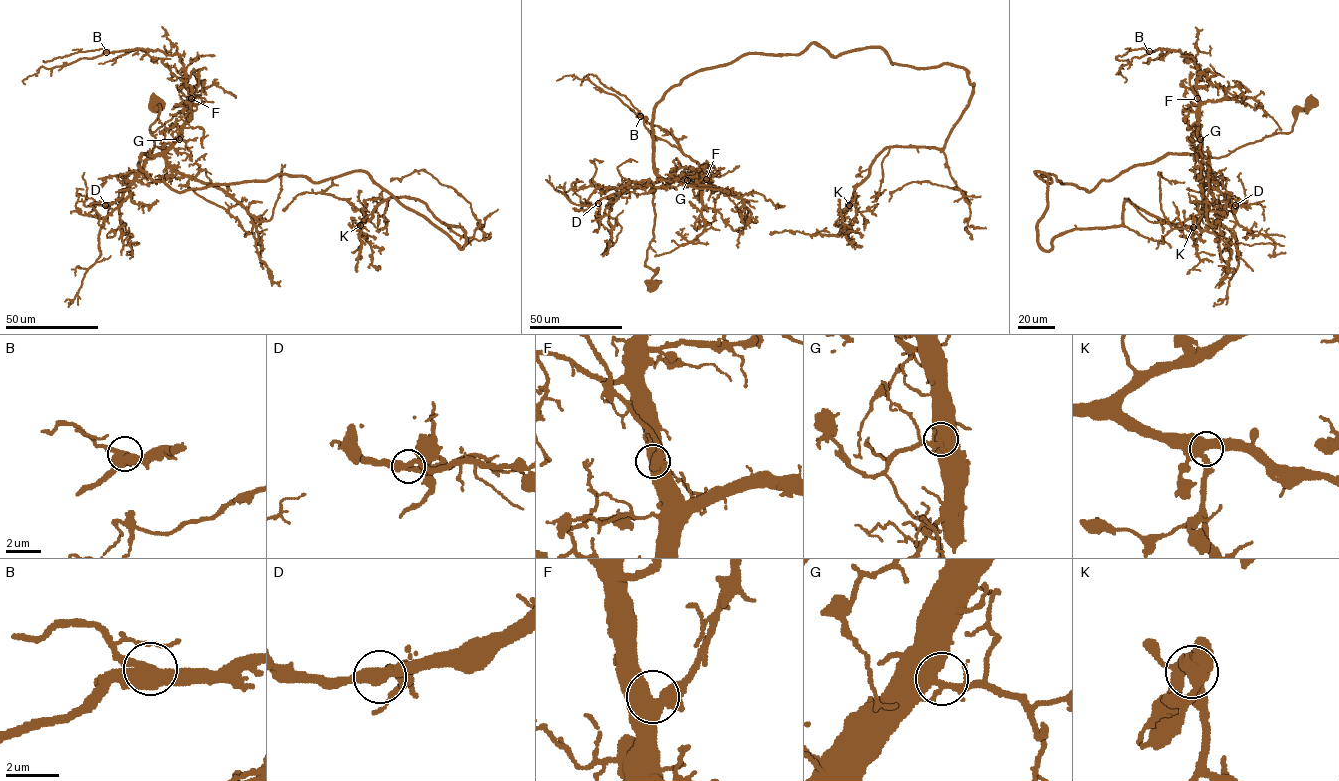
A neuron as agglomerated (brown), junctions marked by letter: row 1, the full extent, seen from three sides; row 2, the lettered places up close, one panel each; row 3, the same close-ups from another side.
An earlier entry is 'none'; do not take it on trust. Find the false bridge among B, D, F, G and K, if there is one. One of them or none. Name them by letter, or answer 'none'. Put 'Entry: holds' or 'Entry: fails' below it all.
none
Entry: holds

